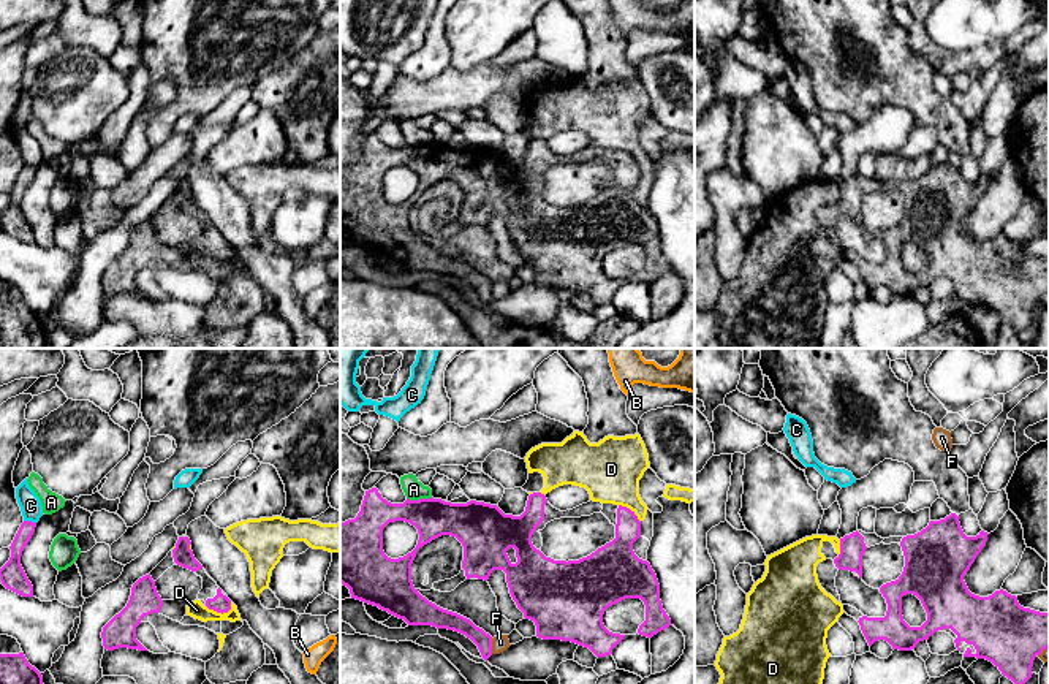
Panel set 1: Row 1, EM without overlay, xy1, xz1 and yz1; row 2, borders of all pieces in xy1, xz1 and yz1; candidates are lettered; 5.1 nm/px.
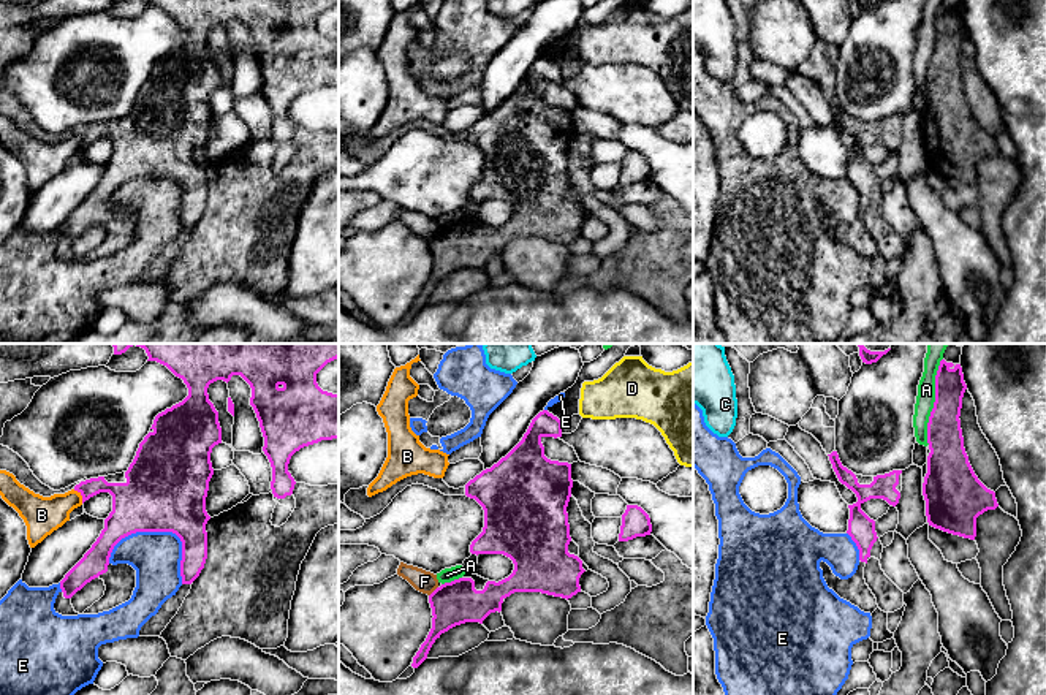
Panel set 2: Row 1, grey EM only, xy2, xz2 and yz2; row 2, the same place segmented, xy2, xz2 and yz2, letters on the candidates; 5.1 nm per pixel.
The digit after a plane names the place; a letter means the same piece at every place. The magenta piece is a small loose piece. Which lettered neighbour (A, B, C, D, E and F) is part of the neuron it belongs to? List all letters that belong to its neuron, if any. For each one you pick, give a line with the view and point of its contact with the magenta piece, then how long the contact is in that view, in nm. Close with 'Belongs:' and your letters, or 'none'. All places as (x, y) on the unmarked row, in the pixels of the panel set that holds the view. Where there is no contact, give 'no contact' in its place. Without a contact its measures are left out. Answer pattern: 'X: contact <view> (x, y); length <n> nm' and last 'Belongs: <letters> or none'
Belongs: none

